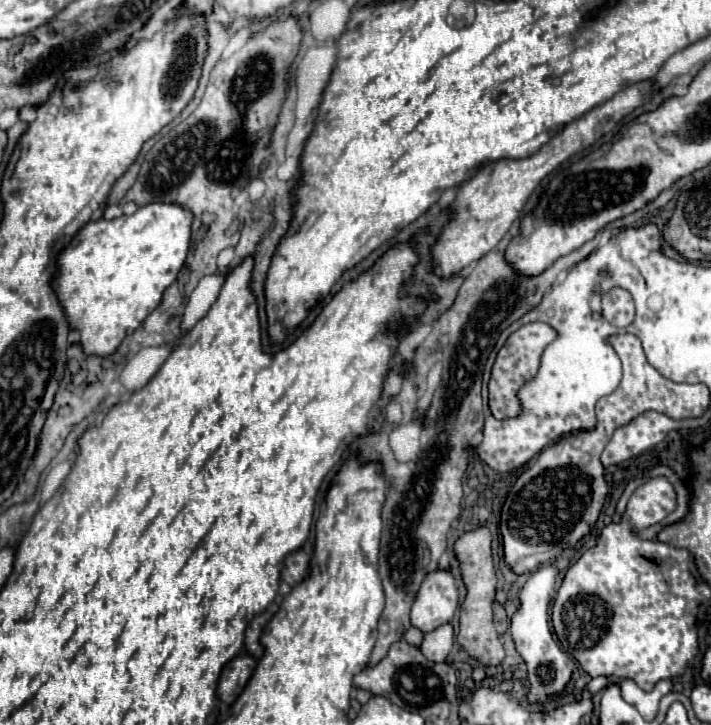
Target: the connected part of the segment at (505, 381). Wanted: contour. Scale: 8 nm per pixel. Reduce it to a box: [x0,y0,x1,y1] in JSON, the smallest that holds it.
[489,322,555,420]

